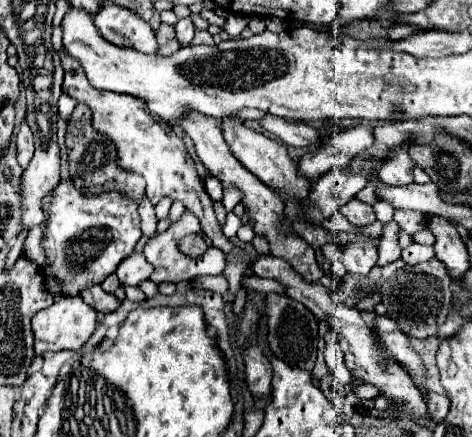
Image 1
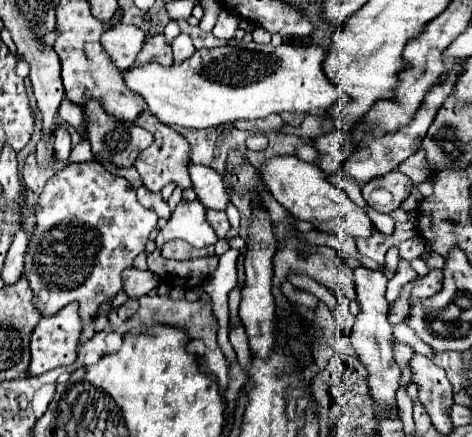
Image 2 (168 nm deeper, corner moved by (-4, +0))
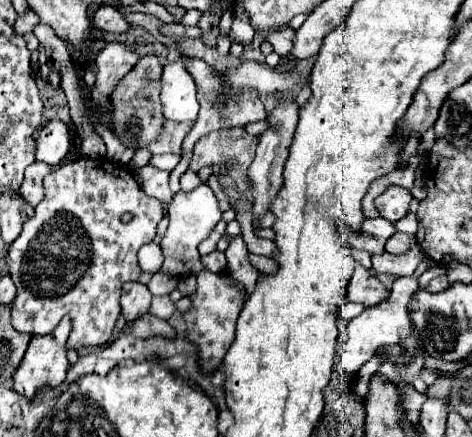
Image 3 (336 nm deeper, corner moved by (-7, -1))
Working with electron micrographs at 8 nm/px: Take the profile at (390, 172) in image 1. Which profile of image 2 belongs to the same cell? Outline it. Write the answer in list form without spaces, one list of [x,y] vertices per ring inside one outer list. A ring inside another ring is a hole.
[[[394,170],[364,184],[362,196],[366,204],[372,206],[374,210],[390,214],[392,210],[400,208],[400,204],[408,198],[410,190],[412,190],[412,180],[406,174]]]

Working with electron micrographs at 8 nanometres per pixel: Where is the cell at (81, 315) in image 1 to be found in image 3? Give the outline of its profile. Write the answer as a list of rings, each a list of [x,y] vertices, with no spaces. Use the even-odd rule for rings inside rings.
[[[63,317],[61,323],[55,327],[53,333],[49,335],[37,335],[37,337],[31,337],[31,343],[27,347],[27,353],[23,357],[23,363],[19,365],[19,369],[15,371],[13,375],[13,389],[25,397],[33,397],[37,389],[41,389],[43,385],[51,385],[51,387],[57,387],[59,383],[65,381],[67,377],[67,369],[69,369],[69,361],[67,361],[67,339],[69,339],[69,333],[71,333],[71,319]]]

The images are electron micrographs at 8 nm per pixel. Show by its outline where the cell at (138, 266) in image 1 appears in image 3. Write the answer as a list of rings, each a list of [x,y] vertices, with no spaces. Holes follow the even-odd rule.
[[[129,281],[123,285],[123,295],[121,295],[121,309],[127,321],[137,319],[139,315],[147,313],[149,305],[151,305],[151,291],[147,289],[147,285],[139,283],[139,281]]]

